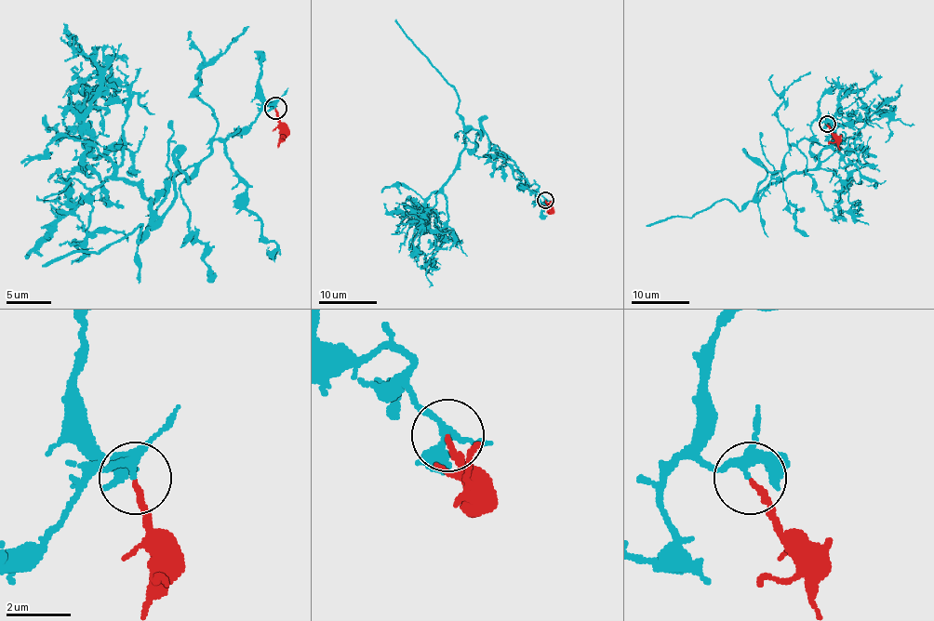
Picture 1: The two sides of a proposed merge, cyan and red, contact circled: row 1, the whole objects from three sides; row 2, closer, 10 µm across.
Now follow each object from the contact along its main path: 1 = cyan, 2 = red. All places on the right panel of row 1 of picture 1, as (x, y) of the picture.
1: (827, 124), (793, 144), (777, 181), (812, 170), (834, 141), (838, 99), (871, 84), (873, 69)
2: (827, 124), (840, 150)

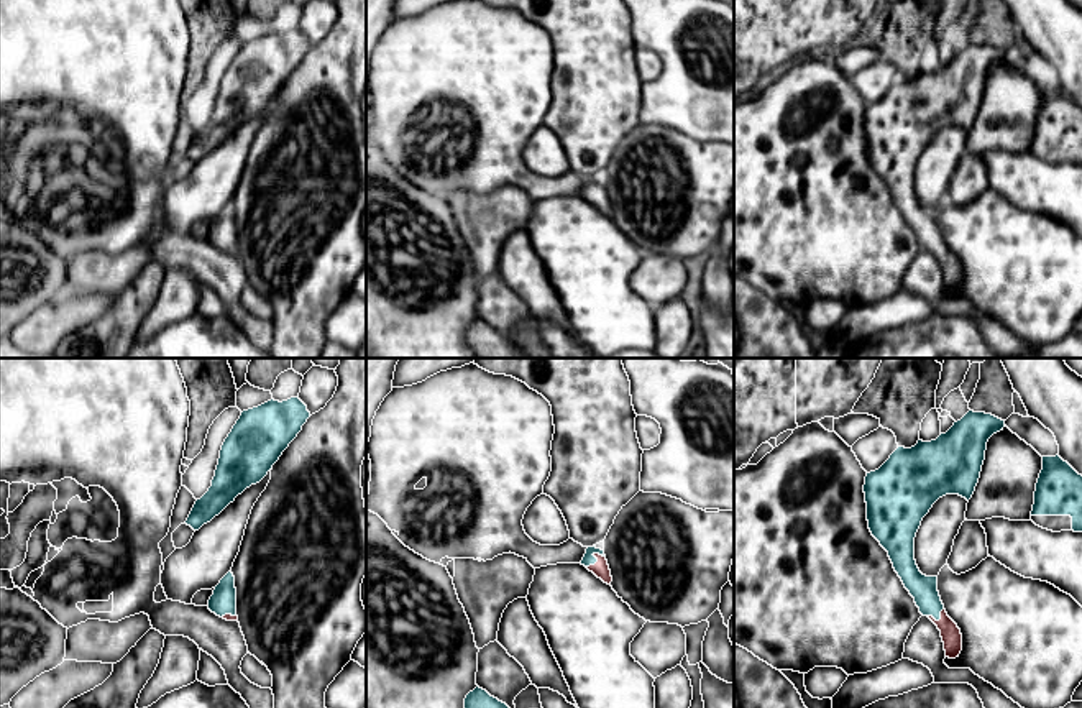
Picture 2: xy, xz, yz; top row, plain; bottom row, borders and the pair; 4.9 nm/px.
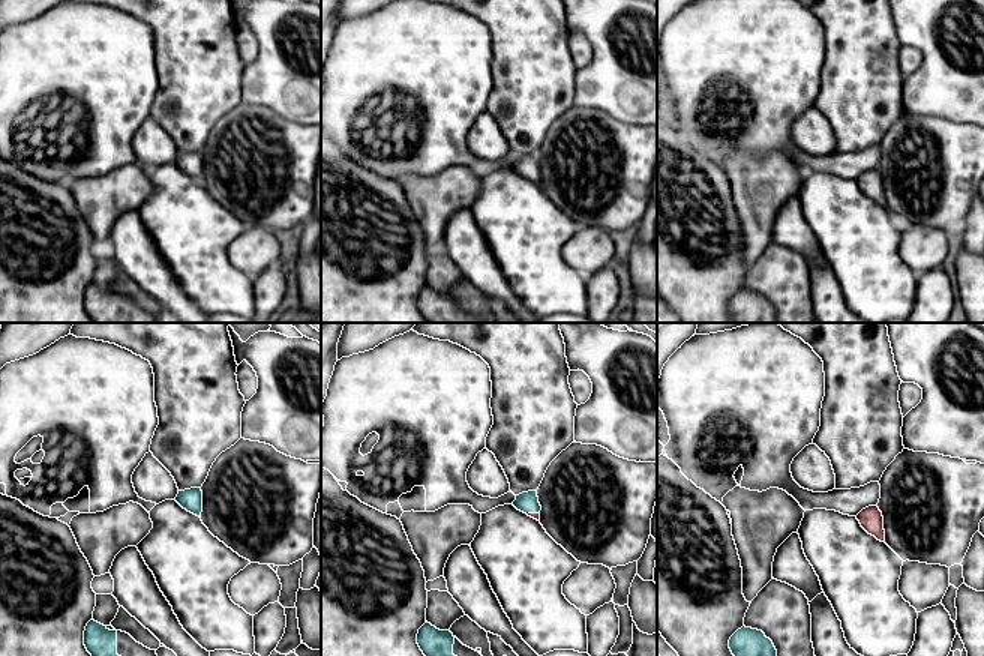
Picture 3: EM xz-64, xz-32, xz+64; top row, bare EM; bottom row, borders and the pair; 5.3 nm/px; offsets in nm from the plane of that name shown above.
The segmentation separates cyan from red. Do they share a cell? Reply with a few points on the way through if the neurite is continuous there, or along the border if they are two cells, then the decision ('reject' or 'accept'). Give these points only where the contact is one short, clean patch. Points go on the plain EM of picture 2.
runs through xz (588, 191), (596, 191), (600, 201); accept

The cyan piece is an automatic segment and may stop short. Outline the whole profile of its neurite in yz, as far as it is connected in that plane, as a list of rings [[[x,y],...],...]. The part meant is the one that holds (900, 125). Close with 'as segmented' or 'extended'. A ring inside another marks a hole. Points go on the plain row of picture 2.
[[[969,43],[936,72],[898,79],[875,103],[867,105],[864,125],[872,168],[888,184],[895,204],[923,248],[941,263],[946,289],[962,283],[962,266],[947,248],[938,209],[926,209],[915,192],[915,169],[923,149],[946,126],[972,130],[980,110],[988,71],[1005,53]]]; extended

